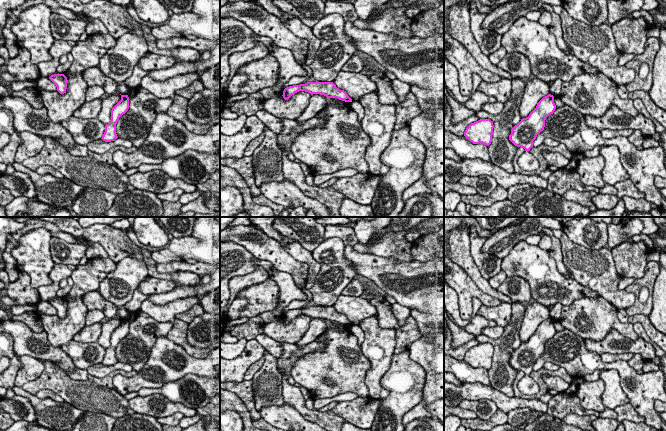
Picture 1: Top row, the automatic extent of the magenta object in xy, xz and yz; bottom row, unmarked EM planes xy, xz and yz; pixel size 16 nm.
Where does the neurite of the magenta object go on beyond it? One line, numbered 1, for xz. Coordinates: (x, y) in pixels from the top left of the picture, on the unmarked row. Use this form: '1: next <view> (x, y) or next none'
1: next none

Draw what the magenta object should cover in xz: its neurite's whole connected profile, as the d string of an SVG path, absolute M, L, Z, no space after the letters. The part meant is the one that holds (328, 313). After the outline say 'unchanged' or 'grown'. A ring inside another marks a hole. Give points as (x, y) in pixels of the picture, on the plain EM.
M307 306L305 308L293 309L284 313L283 322L288 324L292 319L299 315L313 318L324 319L327 322L337 322L345 326L352 326L346 315L340 314L333 306Z; unchanged

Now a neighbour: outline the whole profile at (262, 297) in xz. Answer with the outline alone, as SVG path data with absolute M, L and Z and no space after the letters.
M268 278L262 283L241 290L236 298L246 298L248 301L239 319L255 317L263 312L272 311L278 305L279 288L275 281Z

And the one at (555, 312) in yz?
M557 303L552 308L550 308L550 318L553 320L559 320L561 316L562 304Z

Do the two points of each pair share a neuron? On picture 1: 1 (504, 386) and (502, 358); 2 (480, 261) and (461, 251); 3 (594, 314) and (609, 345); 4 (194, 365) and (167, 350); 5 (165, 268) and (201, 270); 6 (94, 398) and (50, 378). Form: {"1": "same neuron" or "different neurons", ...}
{"1": "same neuron", "2": "different neurons", "3": "different neurons", "4": "same neuron", "5": "same neuron", "6": "same neuron"}

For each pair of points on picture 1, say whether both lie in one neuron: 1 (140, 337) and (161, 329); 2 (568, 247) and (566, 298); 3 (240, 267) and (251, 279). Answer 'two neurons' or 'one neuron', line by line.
1: one neuron
2: two neurons
3: two neurons

